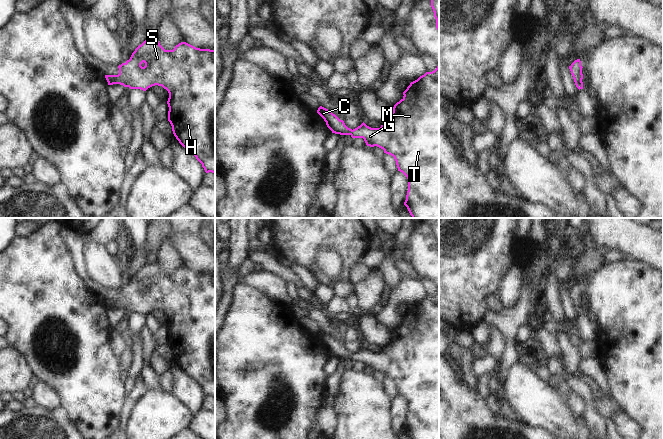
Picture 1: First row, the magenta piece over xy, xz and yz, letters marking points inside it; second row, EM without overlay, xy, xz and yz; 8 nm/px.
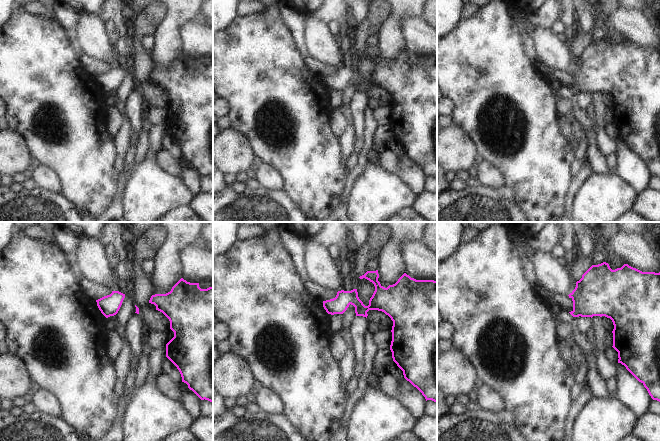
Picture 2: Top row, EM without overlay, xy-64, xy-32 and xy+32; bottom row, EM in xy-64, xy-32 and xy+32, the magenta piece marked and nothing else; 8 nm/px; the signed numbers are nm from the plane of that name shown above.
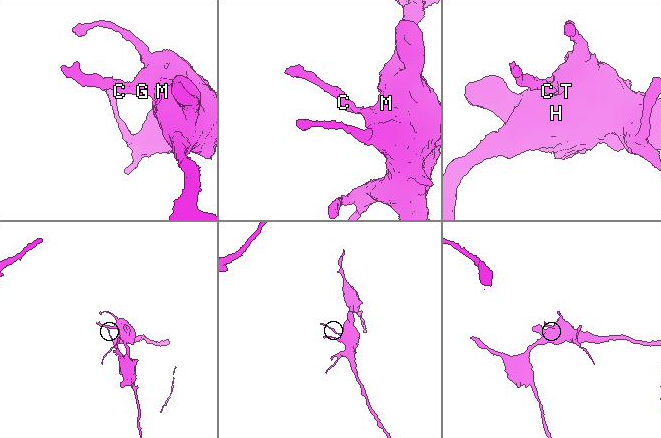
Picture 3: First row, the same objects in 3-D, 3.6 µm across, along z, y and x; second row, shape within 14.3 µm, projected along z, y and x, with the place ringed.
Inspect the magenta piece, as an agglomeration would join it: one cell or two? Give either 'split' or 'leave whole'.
leave whole

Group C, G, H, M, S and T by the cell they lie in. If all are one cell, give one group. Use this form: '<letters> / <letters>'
C G H M S T

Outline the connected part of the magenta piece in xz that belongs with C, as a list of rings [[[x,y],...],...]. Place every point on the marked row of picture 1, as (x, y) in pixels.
[[[439,65],[434,71],[426,72],[411,82],[403,95],[394,105],[390,118],[380,128],[371,128],[363,122],[352,130],[322,106],[317,113],[332,133],[363,138],[367,146],[377,146],[394,157],[398,171],[408,179],[404,205],[412,218],[439,218]]]

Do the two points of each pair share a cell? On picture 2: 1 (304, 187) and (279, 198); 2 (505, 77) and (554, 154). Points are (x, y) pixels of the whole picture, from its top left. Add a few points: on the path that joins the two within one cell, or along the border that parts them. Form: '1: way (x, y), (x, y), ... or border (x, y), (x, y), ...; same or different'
1: border (284, 189), (288, 196), (303, 211); different
2: way (513, 96), (526, 111), (535, 135); same

